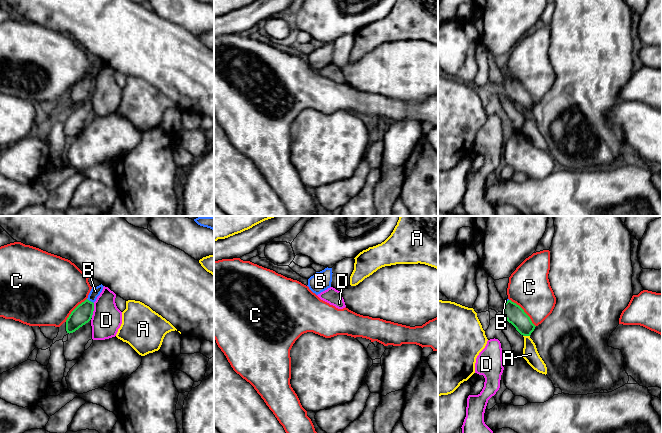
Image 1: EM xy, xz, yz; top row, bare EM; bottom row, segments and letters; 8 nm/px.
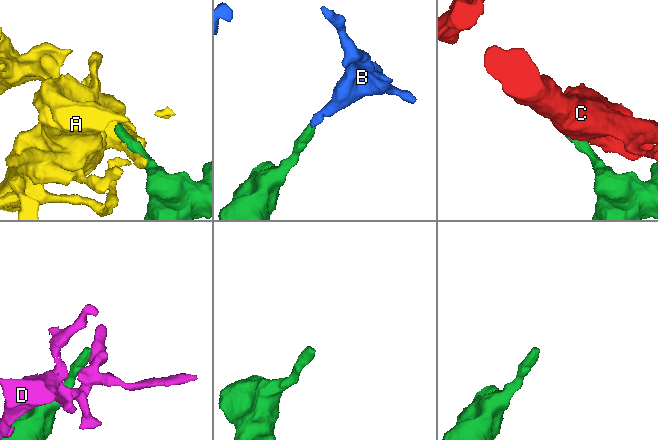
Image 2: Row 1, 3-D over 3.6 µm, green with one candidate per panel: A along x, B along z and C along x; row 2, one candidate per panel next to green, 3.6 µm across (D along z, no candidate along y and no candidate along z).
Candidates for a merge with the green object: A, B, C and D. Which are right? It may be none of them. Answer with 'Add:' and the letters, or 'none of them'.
Add: B

